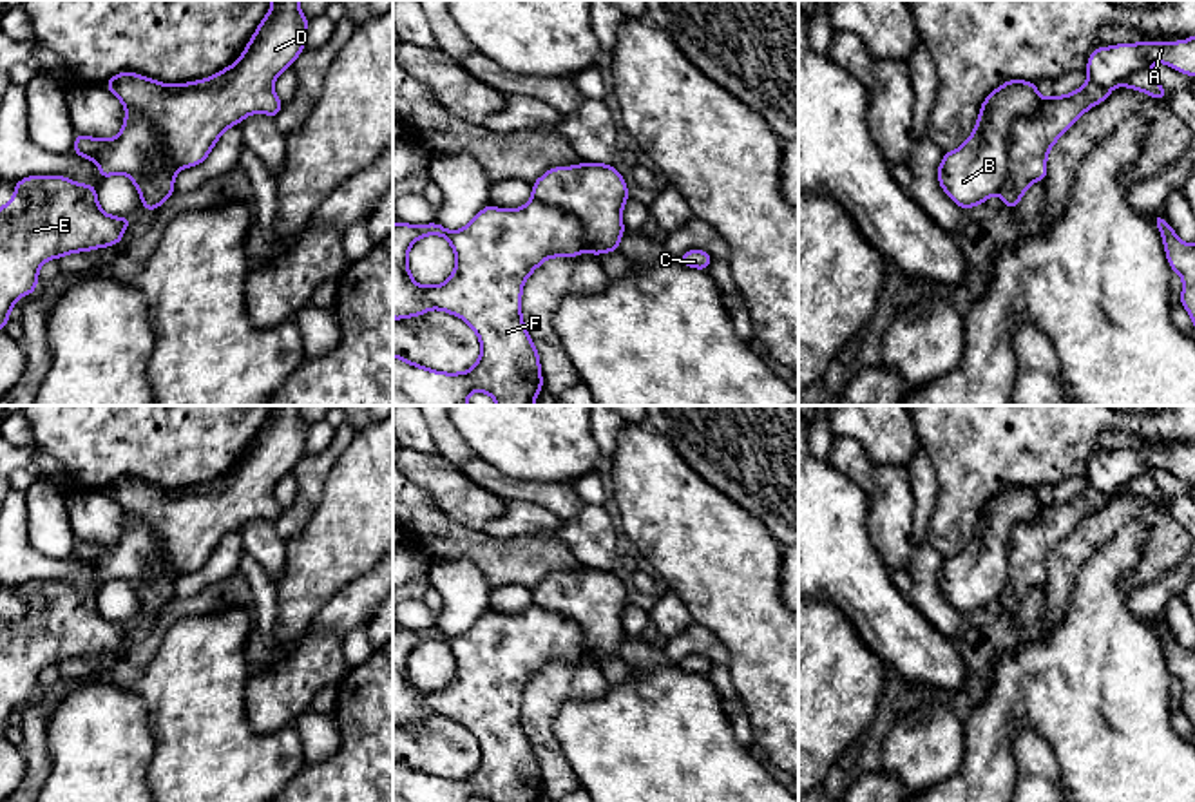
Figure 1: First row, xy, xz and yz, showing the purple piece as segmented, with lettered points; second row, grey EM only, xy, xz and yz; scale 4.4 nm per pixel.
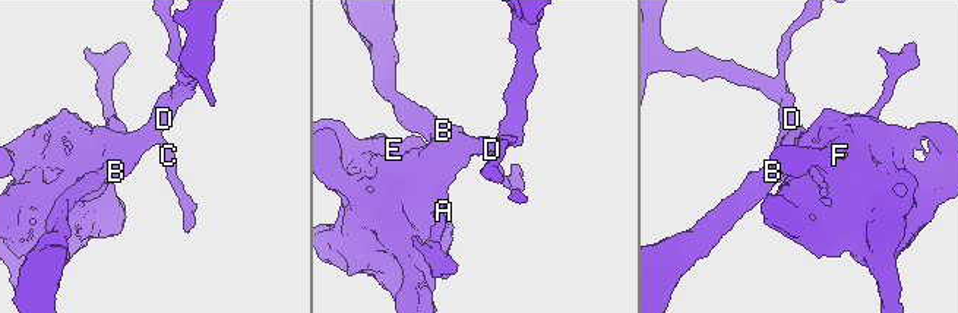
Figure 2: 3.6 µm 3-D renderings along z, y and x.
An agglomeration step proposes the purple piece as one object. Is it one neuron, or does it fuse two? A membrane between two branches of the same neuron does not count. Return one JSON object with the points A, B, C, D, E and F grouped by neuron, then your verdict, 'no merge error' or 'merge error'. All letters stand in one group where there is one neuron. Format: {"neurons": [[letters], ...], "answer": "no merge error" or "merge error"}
{"neurons": [["A", "B", "C", "D"], ["E", "F"]], "answer": "merge error"}

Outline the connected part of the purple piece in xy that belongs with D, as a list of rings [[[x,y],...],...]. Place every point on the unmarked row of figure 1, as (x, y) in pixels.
[[[272,406],[244,458],[221,478],[177,491],[120,478],[105,492],[152,530],[165,574],[196,572],[228,532],[253,518],[281,518],[273,487],[304,456],[308,429],[299,406]]]

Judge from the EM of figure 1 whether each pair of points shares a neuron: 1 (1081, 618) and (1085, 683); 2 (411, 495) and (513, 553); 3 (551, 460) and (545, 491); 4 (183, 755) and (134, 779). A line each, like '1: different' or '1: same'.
1: same
2: same
3: different
4: different

